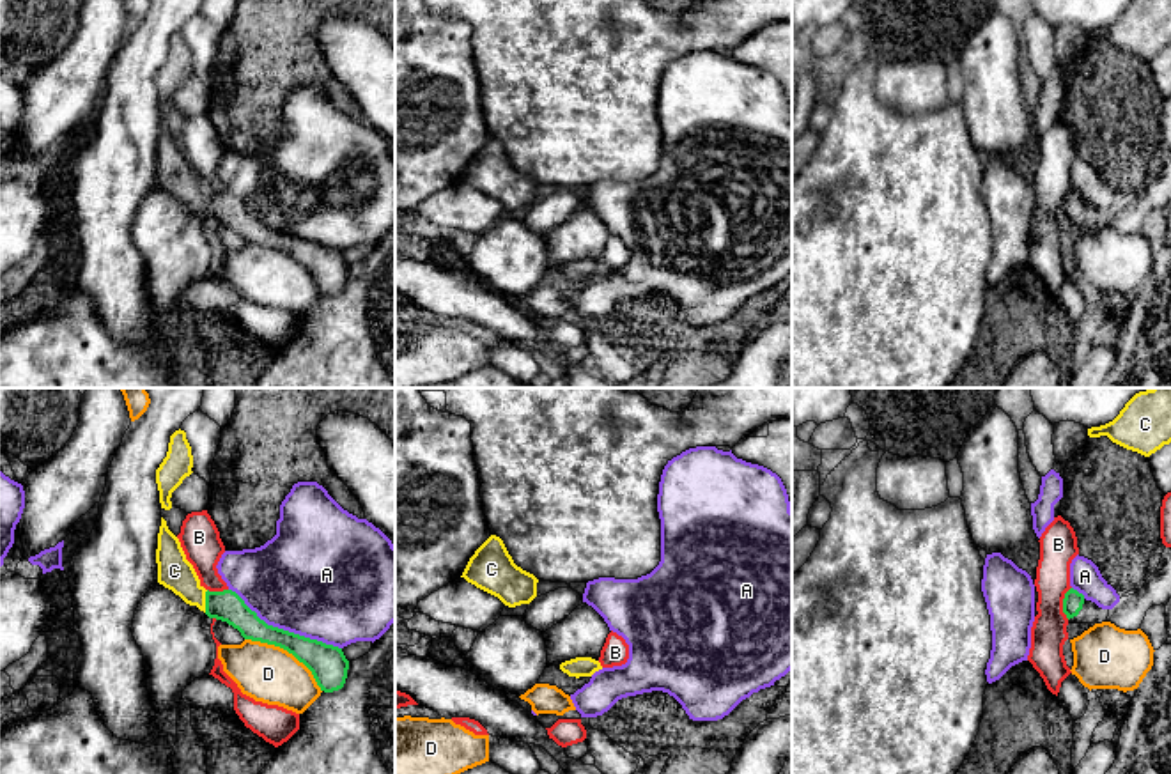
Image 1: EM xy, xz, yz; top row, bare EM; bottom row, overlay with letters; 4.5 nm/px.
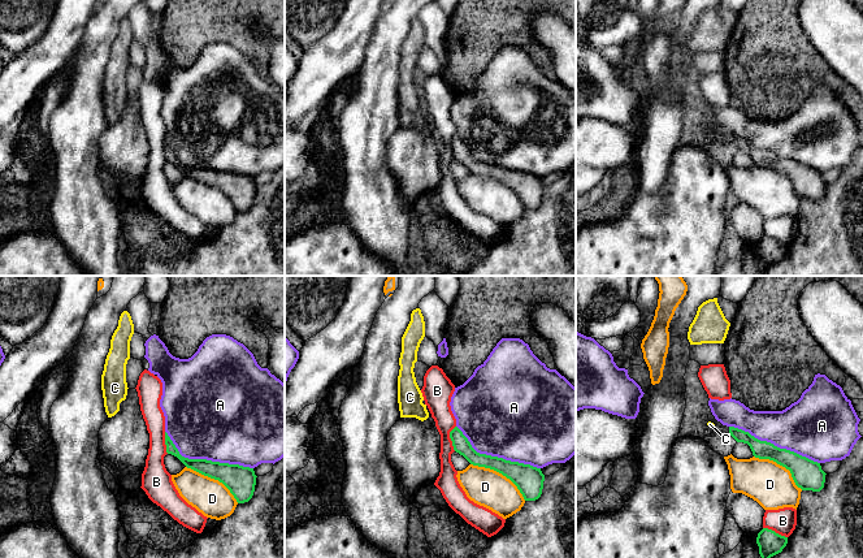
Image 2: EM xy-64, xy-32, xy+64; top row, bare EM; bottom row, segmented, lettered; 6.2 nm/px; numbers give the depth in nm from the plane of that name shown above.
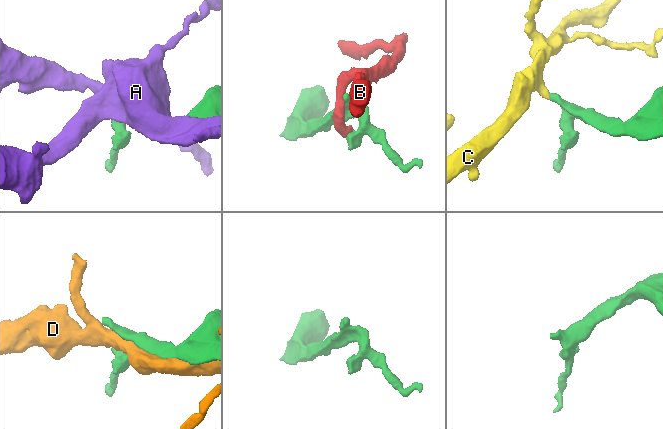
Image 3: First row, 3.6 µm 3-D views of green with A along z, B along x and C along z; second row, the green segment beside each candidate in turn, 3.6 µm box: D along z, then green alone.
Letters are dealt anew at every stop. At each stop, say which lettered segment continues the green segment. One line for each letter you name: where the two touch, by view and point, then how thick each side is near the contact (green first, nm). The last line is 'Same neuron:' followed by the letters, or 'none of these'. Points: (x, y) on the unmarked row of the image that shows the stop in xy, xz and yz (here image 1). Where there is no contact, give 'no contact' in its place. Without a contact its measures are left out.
C: contact xy (206, 204); calibres 140 and 160 nm
Same neuron: C

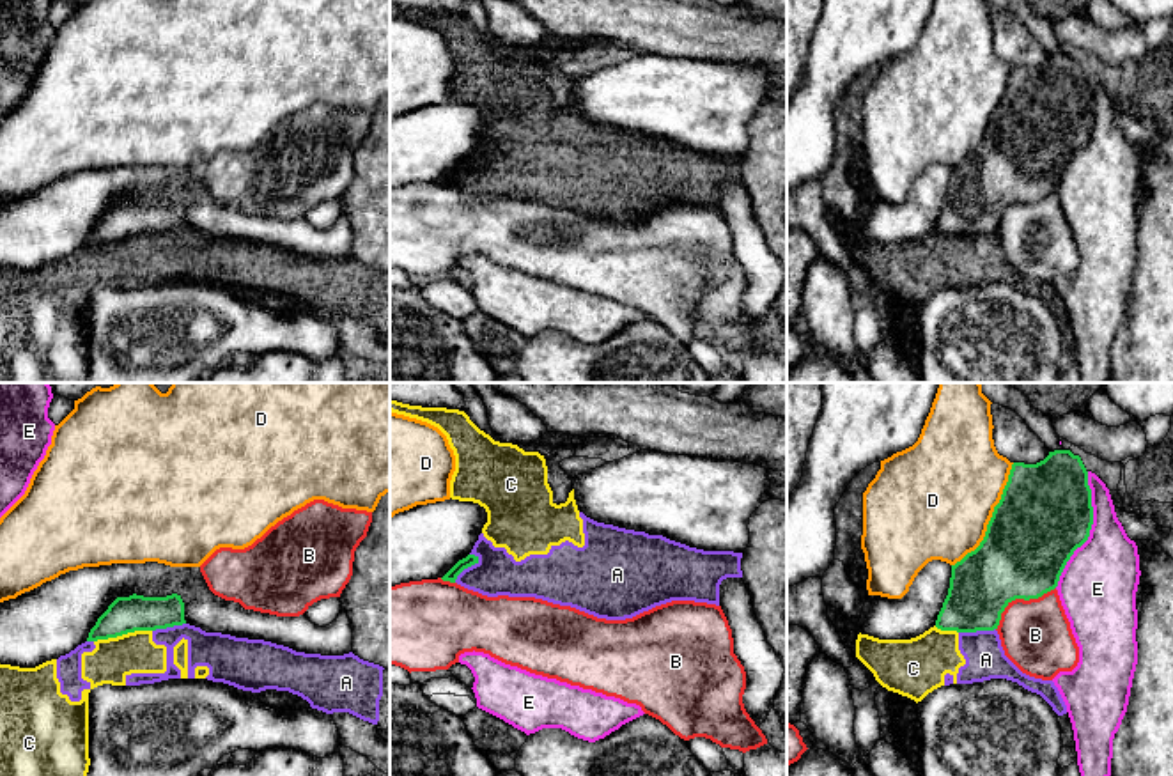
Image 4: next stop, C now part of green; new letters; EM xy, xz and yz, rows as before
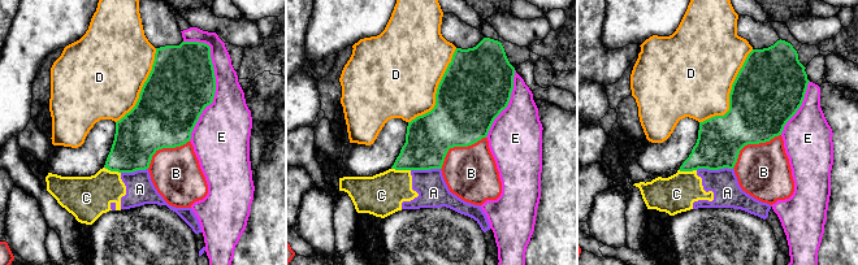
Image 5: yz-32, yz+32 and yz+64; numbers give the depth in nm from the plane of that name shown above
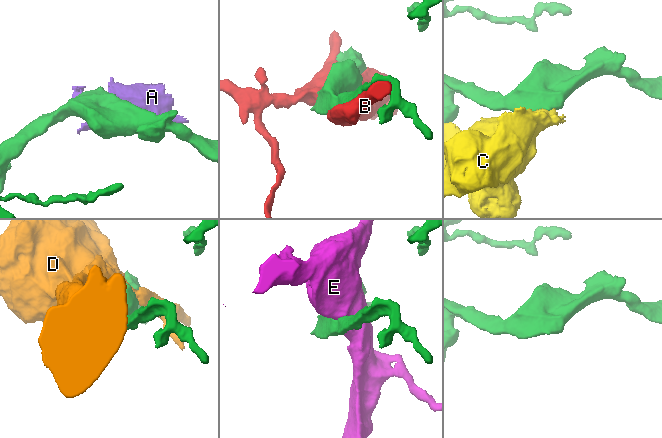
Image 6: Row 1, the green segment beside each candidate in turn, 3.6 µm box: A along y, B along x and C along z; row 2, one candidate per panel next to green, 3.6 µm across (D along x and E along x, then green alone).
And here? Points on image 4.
Same neuron: none of these

